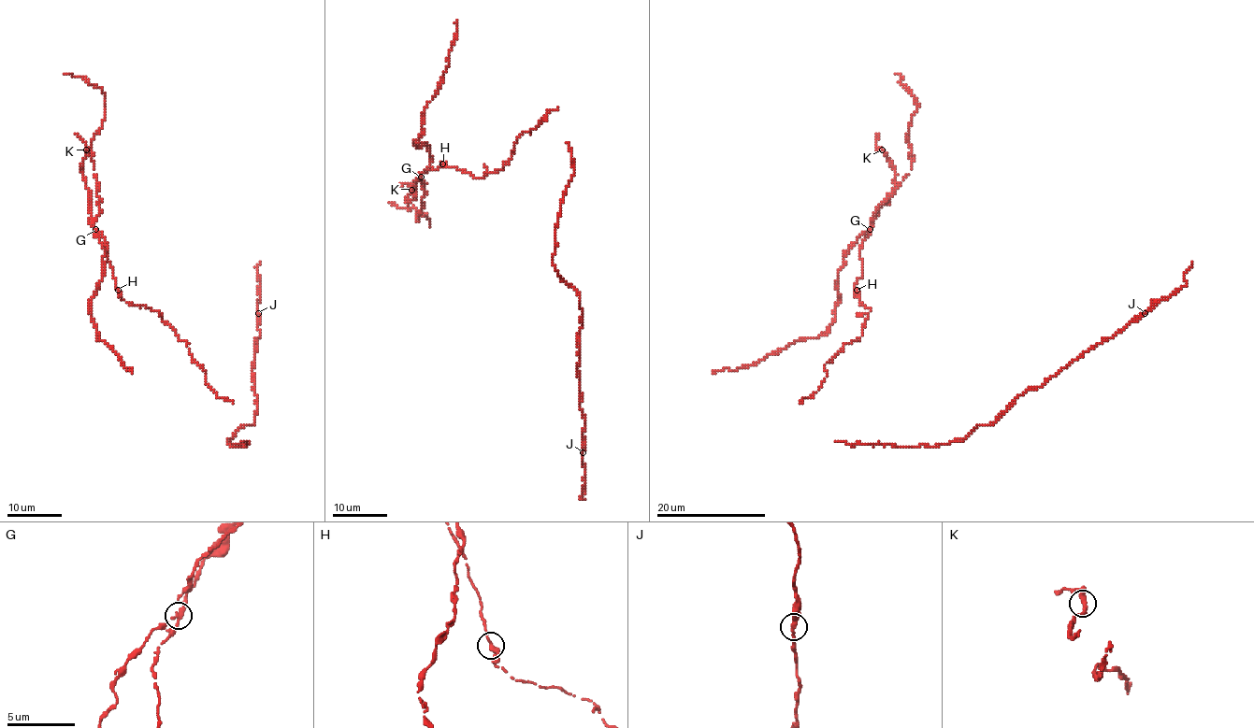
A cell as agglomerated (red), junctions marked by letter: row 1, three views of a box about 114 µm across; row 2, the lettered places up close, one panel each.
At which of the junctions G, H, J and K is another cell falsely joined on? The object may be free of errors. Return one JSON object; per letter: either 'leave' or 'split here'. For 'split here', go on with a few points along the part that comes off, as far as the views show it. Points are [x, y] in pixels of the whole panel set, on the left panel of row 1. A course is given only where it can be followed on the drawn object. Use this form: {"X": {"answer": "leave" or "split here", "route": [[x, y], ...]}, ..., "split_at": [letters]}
{"G": {"answer": "split here", "route": [[95, 230], [103, 235], [107, 249], [103, 280], [88, 308], [98, 338], [133, 373]]}, "H": {"answer": "leave"}, "J": {"answer": "leave"}, "K": {"answer": "leave"}, "split_at": ["G"]}

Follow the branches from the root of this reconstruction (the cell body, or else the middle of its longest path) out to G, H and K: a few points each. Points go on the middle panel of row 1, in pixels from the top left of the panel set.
G: (542, 119), (530, 134), (517, 137), (502, 169), (475, 178), (441, 163), (421, 178)
H: (542, 119), (530, 134), (523, 133), (517, 137), (511, 160), (502, 169), (475, 178), (442, 164)
K: (542, 119), (517, 137), (502, 169), (475, 178), (441, 163), (415, 180), (415, 197), (406, 203), (411, 190)

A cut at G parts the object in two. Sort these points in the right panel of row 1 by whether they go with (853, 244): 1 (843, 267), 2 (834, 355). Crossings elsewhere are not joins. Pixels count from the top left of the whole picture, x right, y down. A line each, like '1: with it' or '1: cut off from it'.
1: with it
2: cut off from it

